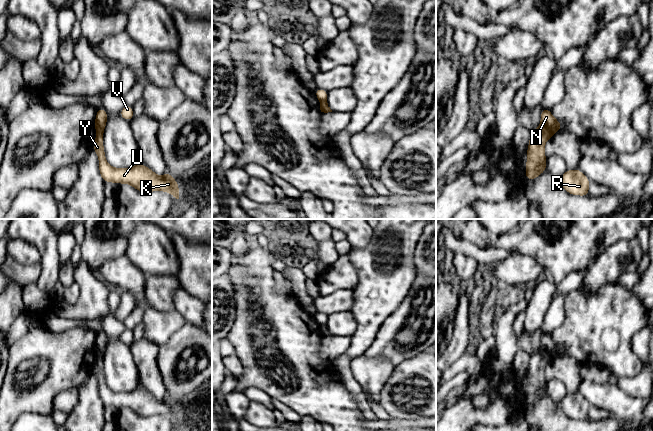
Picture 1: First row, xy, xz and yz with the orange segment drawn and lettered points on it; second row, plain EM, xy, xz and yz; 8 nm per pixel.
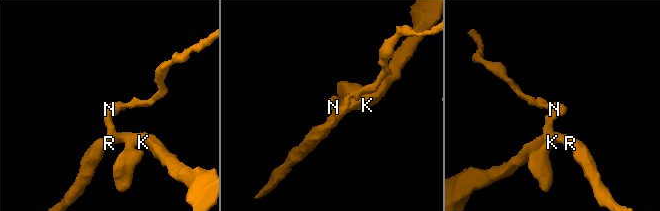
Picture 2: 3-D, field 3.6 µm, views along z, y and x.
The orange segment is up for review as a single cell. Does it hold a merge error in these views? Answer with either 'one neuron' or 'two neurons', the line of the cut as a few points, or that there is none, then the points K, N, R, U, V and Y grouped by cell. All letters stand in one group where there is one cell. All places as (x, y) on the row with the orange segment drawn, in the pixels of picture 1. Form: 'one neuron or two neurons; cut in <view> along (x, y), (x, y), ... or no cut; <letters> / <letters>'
two neurons; cut in yz along (539, 128), (545, 140); K R U Y / N V

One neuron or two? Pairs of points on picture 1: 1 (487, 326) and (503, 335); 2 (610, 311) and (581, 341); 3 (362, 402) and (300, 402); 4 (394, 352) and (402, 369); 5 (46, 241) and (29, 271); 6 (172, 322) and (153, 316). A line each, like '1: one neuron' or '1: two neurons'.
1: two neurons
2: one neuron
3: two neurons
4: two neurons
5: two neurons
6: one neuron

